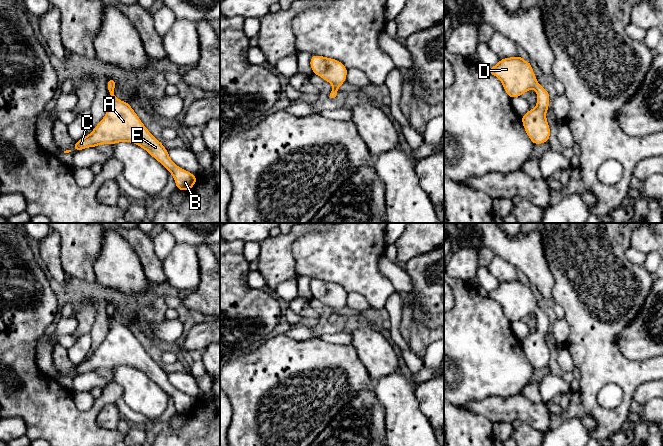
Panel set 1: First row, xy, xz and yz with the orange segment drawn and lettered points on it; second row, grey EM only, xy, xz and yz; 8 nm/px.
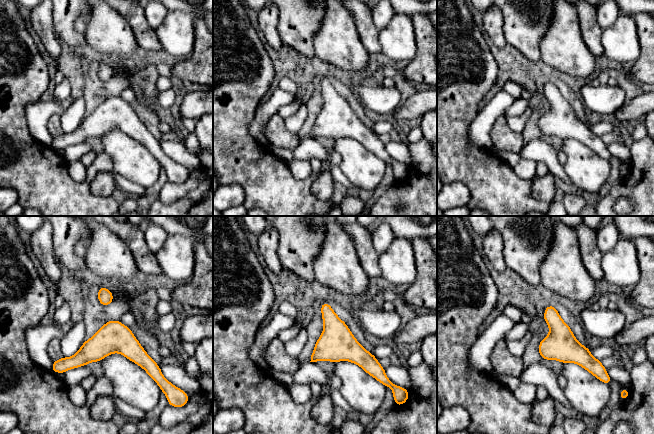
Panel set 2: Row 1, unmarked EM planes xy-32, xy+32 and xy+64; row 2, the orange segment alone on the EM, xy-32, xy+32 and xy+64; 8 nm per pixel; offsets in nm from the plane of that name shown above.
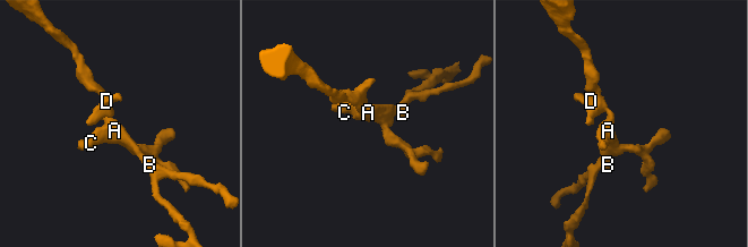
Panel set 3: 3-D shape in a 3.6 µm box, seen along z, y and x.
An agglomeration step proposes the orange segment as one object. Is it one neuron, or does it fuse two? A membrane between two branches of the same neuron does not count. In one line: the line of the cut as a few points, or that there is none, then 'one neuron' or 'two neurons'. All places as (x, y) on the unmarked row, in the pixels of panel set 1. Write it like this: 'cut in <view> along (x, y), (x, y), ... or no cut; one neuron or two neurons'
no cut; one neuron

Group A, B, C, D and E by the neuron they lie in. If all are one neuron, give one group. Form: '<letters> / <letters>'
A B C D E

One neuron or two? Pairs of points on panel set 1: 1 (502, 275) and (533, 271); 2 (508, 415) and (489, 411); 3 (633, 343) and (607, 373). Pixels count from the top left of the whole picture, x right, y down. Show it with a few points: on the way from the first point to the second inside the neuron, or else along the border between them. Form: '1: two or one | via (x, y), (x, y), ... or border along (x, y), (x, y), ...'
1: two | border along (498, 257), (511, 263), (518, 272)
2: one | via (503, 411), (494, 411)
3: two | border along (623, 329), (617, 337), (622, 353), (646, 359)

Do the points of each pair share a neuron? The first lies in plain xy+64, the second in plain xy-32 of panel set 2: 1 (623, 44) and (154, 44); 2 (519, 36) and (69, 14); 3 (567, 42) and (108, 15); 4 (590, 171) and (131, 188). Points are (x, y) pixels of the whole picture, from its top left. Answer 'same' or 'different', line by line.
1: different
2: same
3: same
4: different

